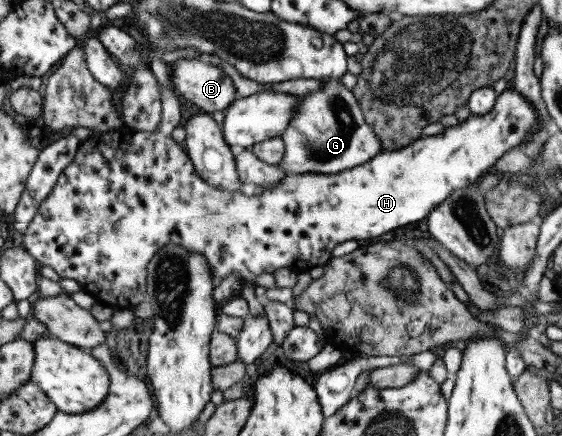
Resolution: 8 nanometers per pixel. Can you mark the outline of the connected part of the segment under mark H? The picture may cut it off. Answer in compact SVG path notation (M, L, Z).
M153 56L150 60L149 67L154 75L154 79L159 83L161 89L161 103L162 103L162 120L160 124L156 126L156 131L136 130L130 129L126 126L116 129L114 132L106 131L106 133L100 133L92 135L87 140L81 142L76 155L72 160L72 163L66 166L54 185L54 189L48 193L48 197L42 201L42 205L38 207L36 215L32 218L28 228L23 233L25 249L30 255L34 256L38 265L44 266L49 265L56 271L61 277L66 279L75 279L85 292L95 299L96 303L101 302L106 307L112 308L114 311L121 313L130 314L140 303L146 302L147 291L146 291L146 267L148 267L148 261L154 257L154 253L160 251L160 247L166 247L167 245L180 245L184 249L188 249L190 253L200 253L202 257L206 257L206 263L212 271L215 283L218 284L222 279L230 277L232 273L236 273L243 283L256 284L256 277L264 275L264 273L274 273L278 269L289 268L296 274L301 274L304 271L309 271L312 267L324 266L330 258L333 257L332 251L336 245L344 243L344 241L350 241L354 239L372 239L373 237L380 237L392 229L399 227L408 226L415 222L424 221L428 214L434 210L435 206L446 200L448 196L454 190L466 187L467 185L475 185L476 181L484 175L486 175L491 167L493 167L508 151L516 145L522 145L528 132L538 132L538 113L534 109L534 105L530 101L517 93L515 89L508 89L497 97L496 103L494 103L494 109L486 115L476 115L472 113L469 117L454 125L454 127L445 127L444 133L440 135L432 135L430 137L424 135L416 141L412 141L408 147L398 149L396 151L386 151L378 153L374 158L369 159L368 162L358 165L352 169L346 169L344 171L327 174L327 173L305 173L305 174L288 174L284 176L278 184L265 188L261 195L246 195L241 190L224 190L224 188L218 188L218 186L210 185L207 181L204 181L200 174L196 173L194 164L188 156L186 149L183 144L176 142L172 138L172 131L175 127L180 125L182 121L182 111L180 109L180 102L178 100L178 93L173 89L172 85L172 63L162 61L160 57Z

